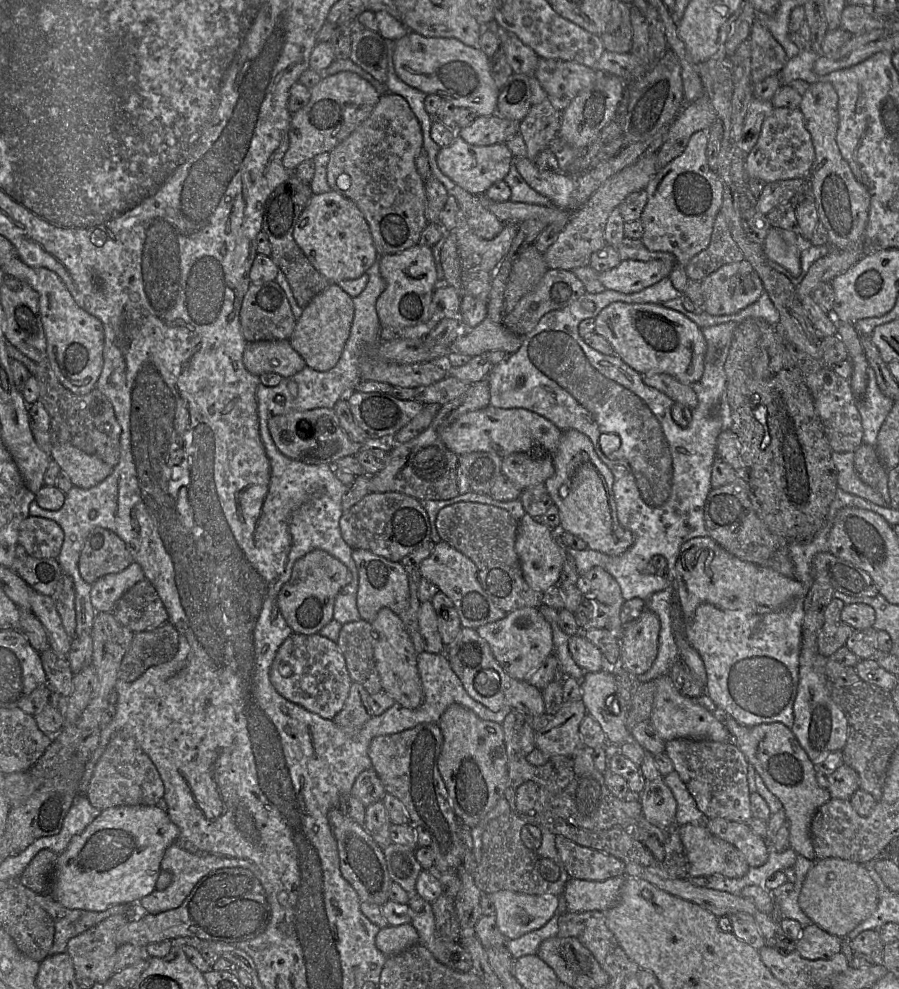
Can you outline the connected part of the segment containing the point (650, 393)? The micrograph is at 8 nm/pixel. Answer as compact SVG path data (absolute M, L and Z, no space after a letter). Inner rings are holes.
M668 277L640 292L631 294L608 289L597 294L586 293L571 305L542 316L537 325L522 336L521 347L510 354L506 360L494 365L485 379L490 391L489 406L526 409L544 417L562 432L571 429L581 432L591 440L598 457L611 470L614 477L612 491L617 517L620 524L632 533L632 546L617 556L606 555L589 548L576 550L568 546L564 547L580 576L593 567L603 568L619 584L624 600L641 598L645 601L653 593L671 586L673 569L681 545L692 538L708 535L704 524L704 505L712 489L711 470L716 458L717 436L730 426L730 408L725 398L726 376L723 365L733 331L738 323L731 321L704 327L699 315L690 311L686 313L686 317L702 329L707 350L703 375L699 381L691 384L698 404L692 410L691 422L684 428L672 419L673 400L664 393L645 385L643 376L616 354L601 354L589 347L579 335L578 326L585 319L595 319L602 309L614 302L662 305L666 301L681 296L683 294L674 288ZM656 555L661 555L667 560L667 576L643 573L642 570L647 569L651 559Z

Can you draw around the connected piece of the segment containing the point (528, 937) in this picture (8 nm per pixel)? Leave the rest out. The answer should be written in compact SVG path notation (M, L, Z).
M555 914L545 925L523 934L515 939L507 939L505 947L514 959L524 955L536 954L540 944L558 932L558 916Z

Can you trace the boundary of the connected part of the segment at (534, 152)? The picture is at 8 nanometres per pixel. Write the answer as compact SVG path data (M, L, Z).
M548 98L532 105L519 124L519 133L526 144L529 159L534 161L541 151L558 138L561 115L562 111L557 110Z

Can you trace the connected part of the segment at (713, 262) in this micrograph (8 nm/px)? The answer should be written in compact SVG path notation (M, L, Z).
M719 211L708 247L694 256L685 270L690 280L701 282L720 267L743 260L744 255L733 239L724 215Z

